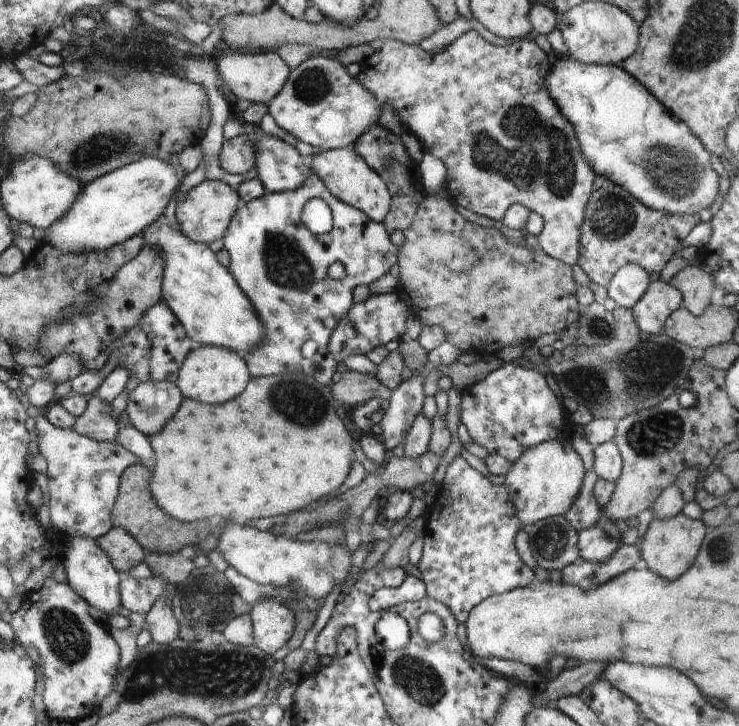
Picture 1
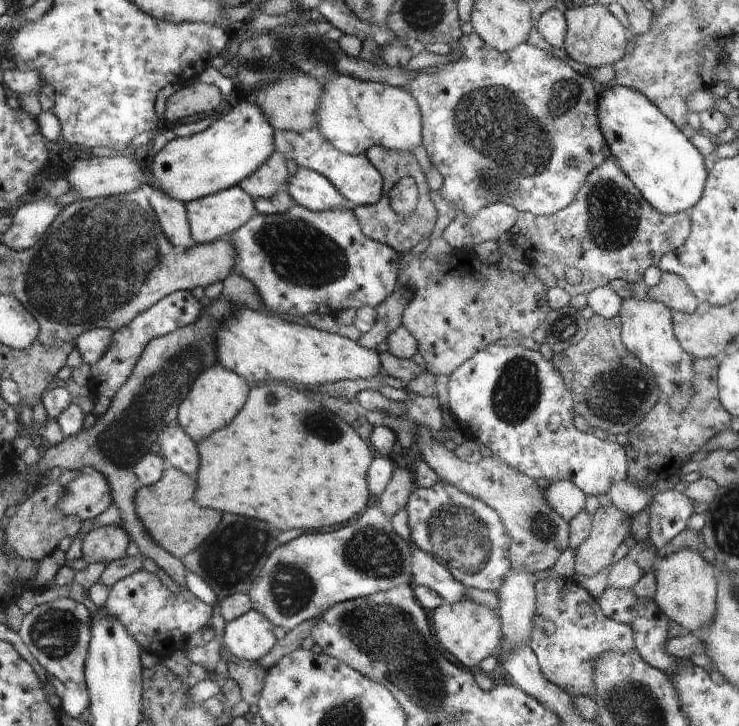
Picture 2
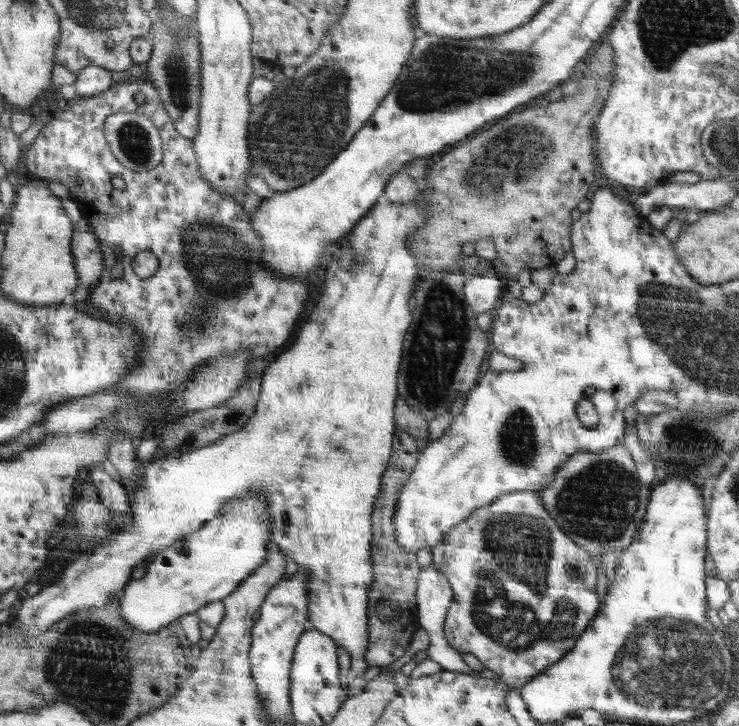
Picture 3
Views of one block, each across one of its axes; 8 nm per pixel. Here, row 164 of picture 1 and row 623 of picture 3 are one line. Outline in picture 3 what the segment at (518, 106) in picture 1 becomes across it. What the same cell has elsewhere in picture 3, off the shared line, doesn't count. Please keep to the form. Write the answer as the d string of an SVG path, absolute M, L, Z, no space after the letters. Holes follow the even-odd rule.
M509 492L505 496L501 496L499 500L495 500L495 504L489 504L487 508L475 510L465 522L457 524L455 528L451 528L451 532L447 534L447 538L437 544L435 548L431 548L431 566L435 566L449 582L451 590L453 590L453 600L449 604L447 610L447 618L443 622L443 634L445 634L445 642L449 644L449 648L453 648L459 654L473 654L485 670L491 670L493 674L497 674L497 678L501 678L503 684L513 684L515 688L521 688L525 684L529 684L535 676L539 676L541 672L545 672L547 668L551 668L553 664L557 664L563 656L567 656L571 652L571 648L575 646L575 642L579 640L579 636L583 634L583 630L589 626L589 622L595 618L597 614L597 606L599 606L599 598L595 594L595 576L597 570L591 564L587 550L583 550L579 544L575 544L551 518L551 514L547 514L547 510L543 510L543 502L539 500L537 492Z

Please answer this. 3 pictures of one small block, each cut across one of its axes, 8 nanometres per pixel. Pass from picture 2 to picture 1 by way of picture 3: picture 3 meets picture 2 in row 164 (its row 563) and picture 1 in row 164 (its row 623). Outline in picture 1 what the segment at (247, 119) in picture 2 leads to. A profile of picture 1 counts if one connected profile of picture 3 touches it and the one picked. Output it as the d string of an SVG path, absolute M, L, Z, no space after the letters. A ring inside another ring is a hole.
M153 156L137 160L85 186L73 210L47 230L45 238L49 244L65 250L65 254L79 250L109 250L151 228L163 216L167 204L175 200L175 192L181 186L179 182L181 174L167 160Z

